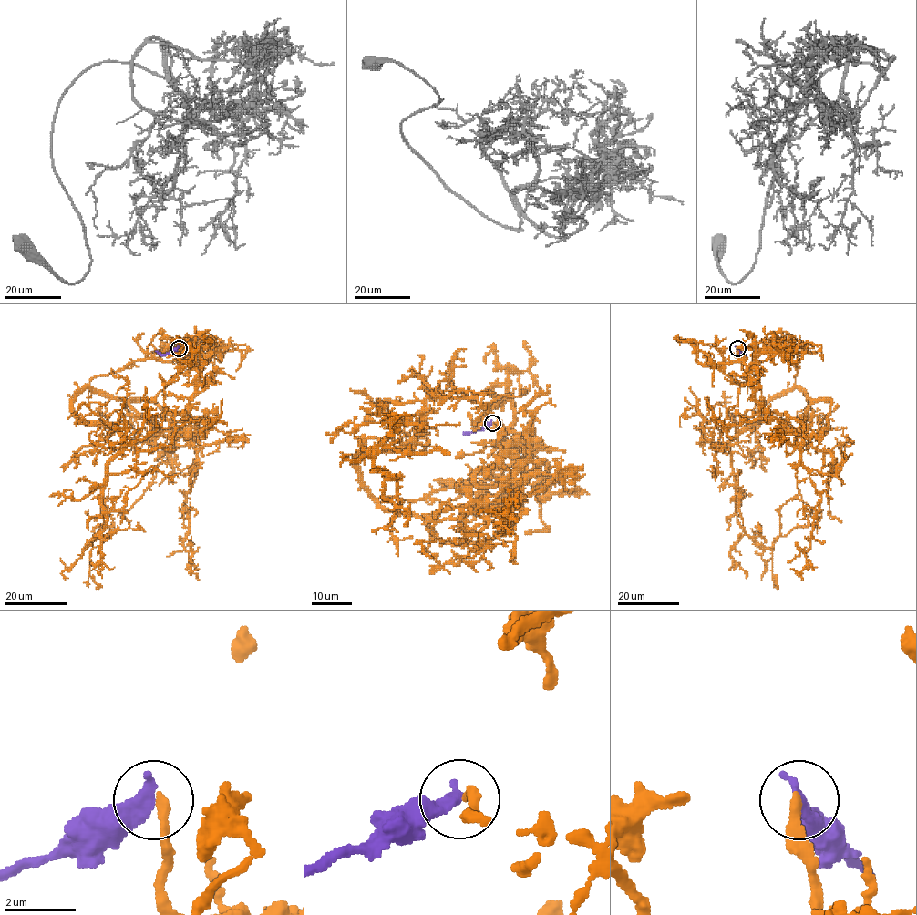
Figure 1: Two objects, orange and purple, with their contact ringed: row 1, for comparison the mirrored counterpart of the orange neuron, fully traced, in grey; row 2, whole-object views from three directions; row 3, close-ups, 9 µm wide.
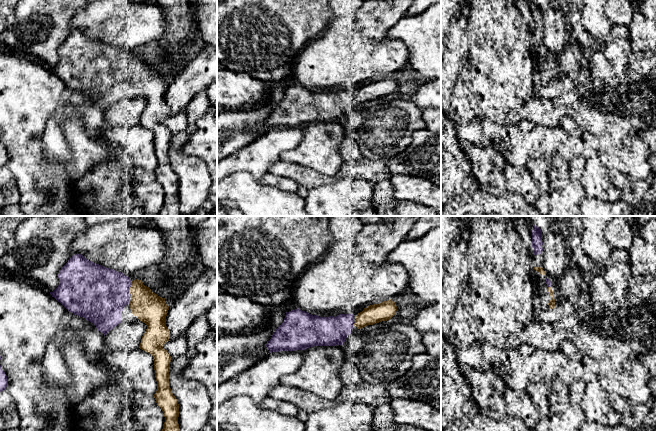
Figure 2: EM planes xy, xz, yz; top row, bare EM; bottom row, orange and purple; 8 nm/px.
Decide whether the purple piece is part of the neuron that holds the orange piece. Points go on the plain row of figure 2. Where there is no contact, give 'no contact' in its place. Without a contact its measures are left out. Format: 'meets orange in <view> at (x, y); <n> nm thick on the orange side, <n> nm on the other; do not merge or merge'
meets orange in xy at (130, 66); 240 nm thick on the orange side, 440 nm on the other; merge

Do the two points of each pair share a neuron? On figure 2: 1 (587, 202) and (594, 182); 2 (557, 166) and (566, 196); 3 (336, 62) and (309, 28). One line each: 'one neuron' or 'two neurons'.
1: two neurons
2: one neuron
3: two neurons

